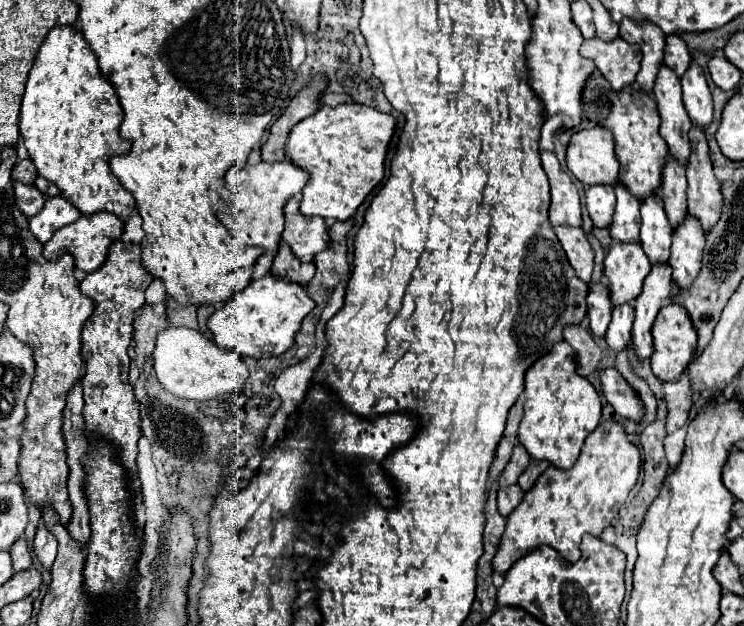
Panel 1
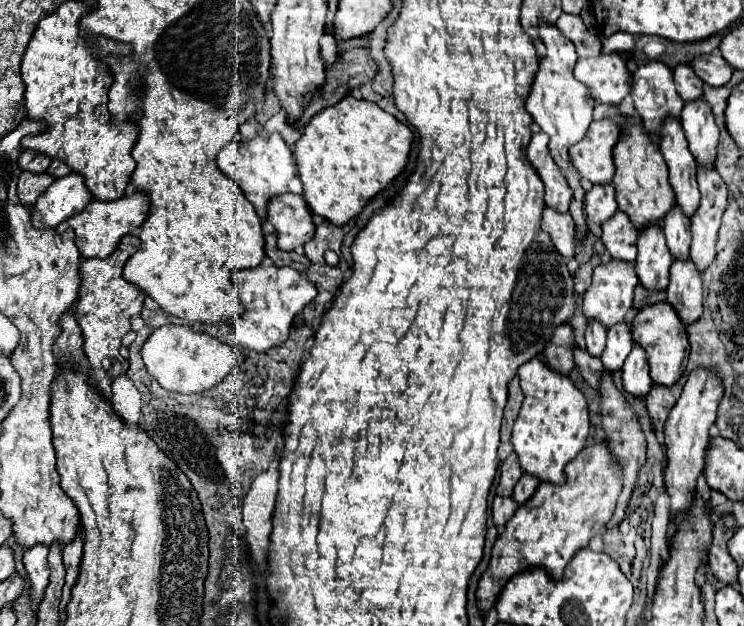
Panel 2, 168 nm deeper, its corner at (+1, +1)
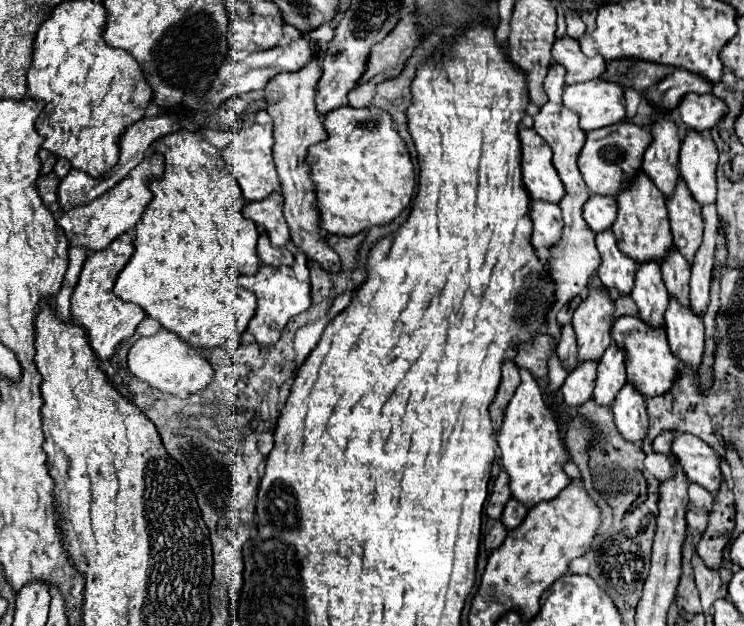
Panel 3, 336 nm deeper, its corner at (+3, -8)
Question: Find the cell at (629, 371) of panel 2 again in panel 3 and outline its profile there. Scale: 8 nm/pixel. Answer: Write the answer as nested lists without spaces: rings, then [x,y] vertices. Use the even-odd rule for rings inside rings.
[[[626,384],[614,404],[612,404],[612,412],[614,412],[614,424],[618,428],[618,432],[622,434],[624,440],[628,442],[642,442],[648,434],[648,416],[646,416],[646,398],[640,396],[640,392],[634,390],[632,384]]]

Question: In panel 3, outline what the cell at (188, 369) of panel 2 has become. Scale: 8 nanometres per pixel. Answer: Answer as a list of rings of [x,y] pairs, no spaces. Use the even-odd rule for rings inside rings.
[[[162,328],[156,336],[150,338],[138,338],[132,348],[128,350],[128,368],[130,372],[148,382],[152,388],[158,388],[162,392],[186,398],[202,388],[212,380],[214,370],[194,348],[190,348],[186,342],[182,342],[174,332],[168,332]]]

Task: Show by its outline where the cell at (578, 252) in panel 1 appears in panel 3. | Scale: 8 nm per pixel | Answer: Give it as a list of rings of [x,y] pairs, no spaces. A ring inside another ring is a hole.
[[[532,200],[530,218],[534,224],[530,244],[538,254],[542,254],[546,248],[550,248],[550,244],[558,242],[558,236],[562,234],[562,214],[558,204]]]

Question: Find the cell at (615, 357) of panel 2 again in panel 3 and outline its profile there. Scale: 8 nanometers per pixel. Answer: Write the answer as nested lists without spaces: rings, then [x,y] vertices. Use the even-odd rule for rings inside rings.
[[[612,344],[602,360],[598,362],[598,378],[596,378],[596,388],[594,388],[594,400],[600,406],[608,406],[620,388],[626,384],[626,370],[624,370],[624,356],[622,350]]]

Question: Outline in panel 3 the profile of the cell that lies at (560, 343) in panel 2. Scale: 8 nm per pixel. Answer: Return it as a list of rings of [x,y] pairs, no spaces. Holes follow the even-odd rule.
[[[538,334],[538,336],[534,336],[534,340],[518,346],[514,364],[518,368],[528,370],[534,378],[546,378],[546,372],[548,372],[546,364],[548,364],[548,356],[550,356],[552,348],[554,348],[554,342],[550,340],[550,336]]]

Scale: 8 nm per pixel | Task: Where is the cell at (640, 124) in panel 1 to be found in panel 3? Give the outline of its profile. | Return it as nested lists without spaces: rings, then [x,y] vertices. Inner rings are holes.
[[[640,172],[632,180],[628,190],[622,190],[622,194],[618,194],[616,200],[618,200],[618,218],[612,224],[612,232],[616,236],[622,254],[630,256],[636,264],[644,264],[652,260],[662,262],[672,248],[672,232],[670,232],[666,200],[662,192],[658,192],[654,182],[644,172]]]

